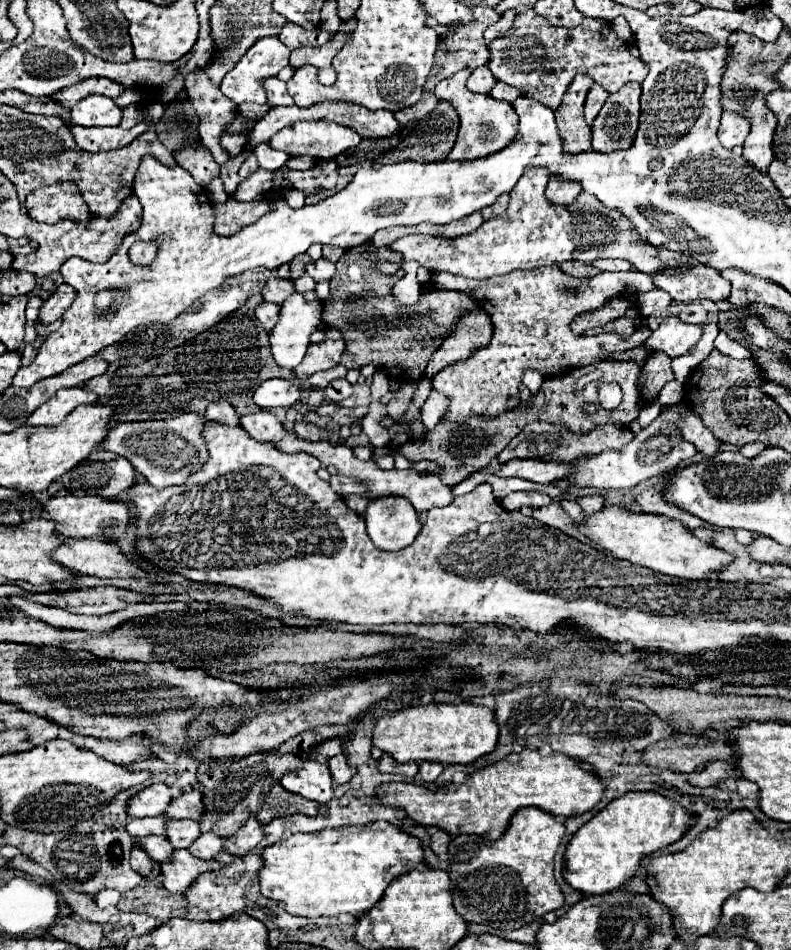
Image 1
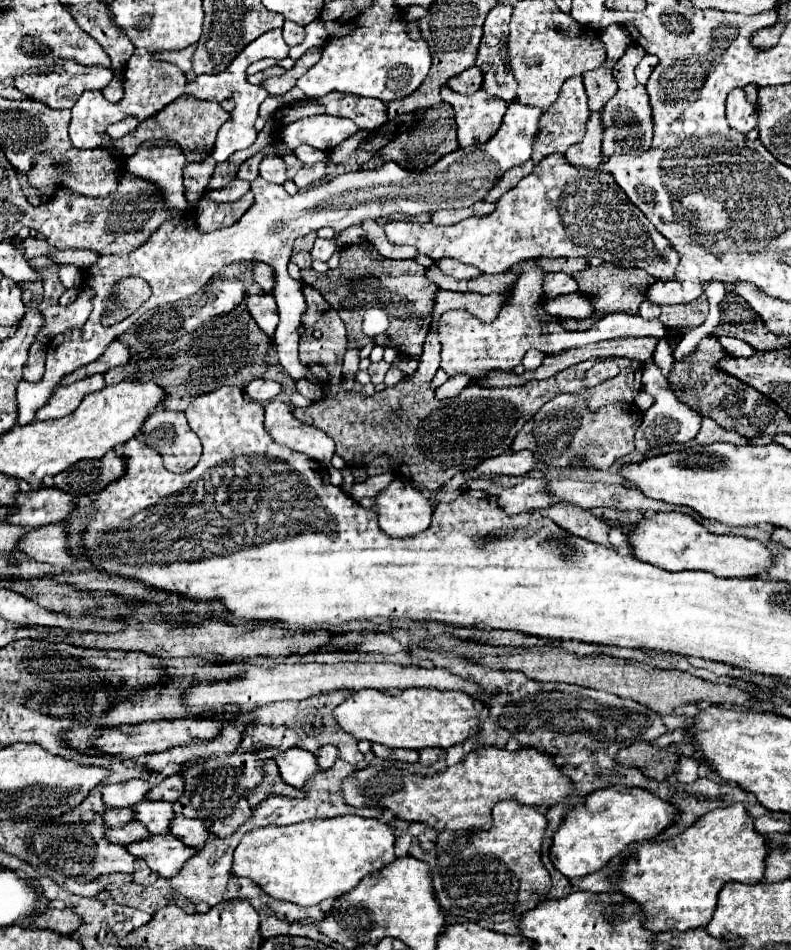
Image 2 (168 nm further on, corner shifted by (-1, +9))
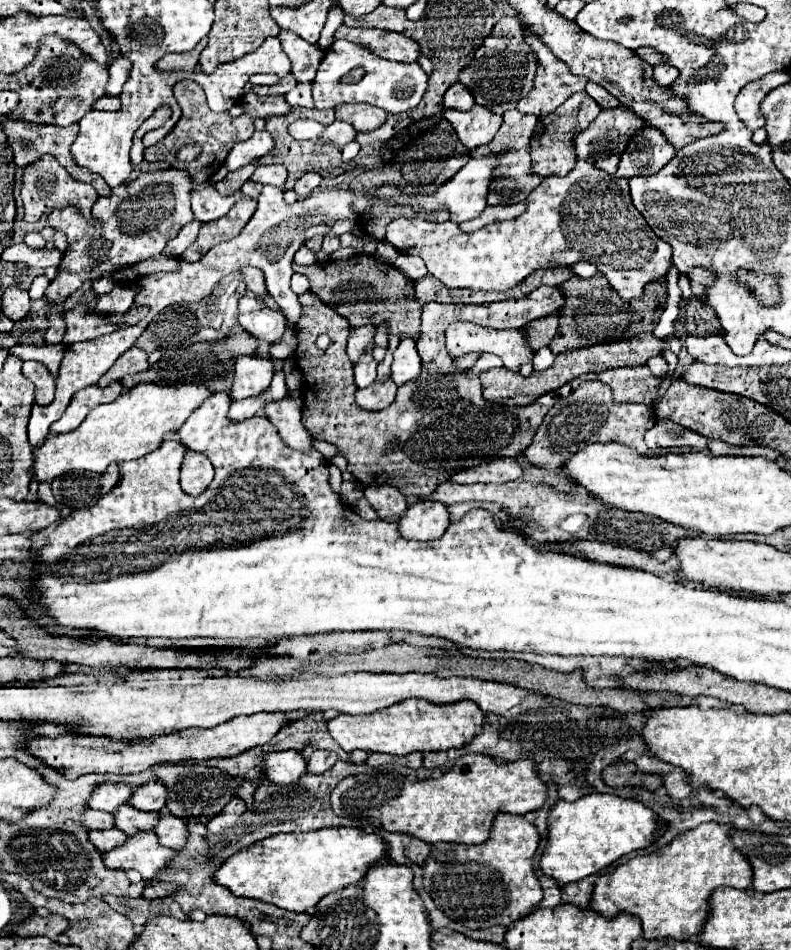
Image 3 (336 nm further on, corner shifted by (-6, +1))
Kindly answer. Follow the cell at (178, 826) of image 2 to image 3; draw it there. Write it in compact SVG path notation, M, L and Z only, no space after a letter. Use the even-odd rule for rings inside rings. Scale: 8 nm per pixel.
M163 809L155 833L157 833L161 845L171 847L171 849L183 849L187 845L187 837L189 837L189 825L179 817L171 817L171 813L167 813Z

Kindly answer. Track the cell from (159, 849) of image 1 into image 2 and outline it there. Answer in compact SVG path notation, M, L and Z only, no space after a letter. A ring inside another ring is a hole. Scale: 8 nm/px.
M132 821L128 825L122 825L122 827L106 829L106 839L110 843L116 843L116 845L128 845L128 843L134 843L134 841L142 841L148 835L150 833L146 833L146 827L138 825L136 821Z

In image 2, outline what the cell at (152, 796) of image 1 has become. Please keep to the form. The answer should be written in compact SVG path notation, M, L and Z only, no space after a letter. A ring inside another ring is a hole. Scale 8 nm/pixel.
M130 779L130 781L118 783L118 785L104 785L102 787L102 803L108 809L132 807L138 801L144 801L150 787L152 787L152 783L148 783L144 779Z

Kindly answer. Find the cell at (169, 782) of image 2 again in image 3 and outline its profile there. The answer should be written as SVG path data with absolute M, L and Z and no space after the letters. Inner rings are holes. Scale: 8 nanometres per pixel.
M151 781L147 785L135 787L129 805L141 811L161 811L167 803L167 787L159 781Z

